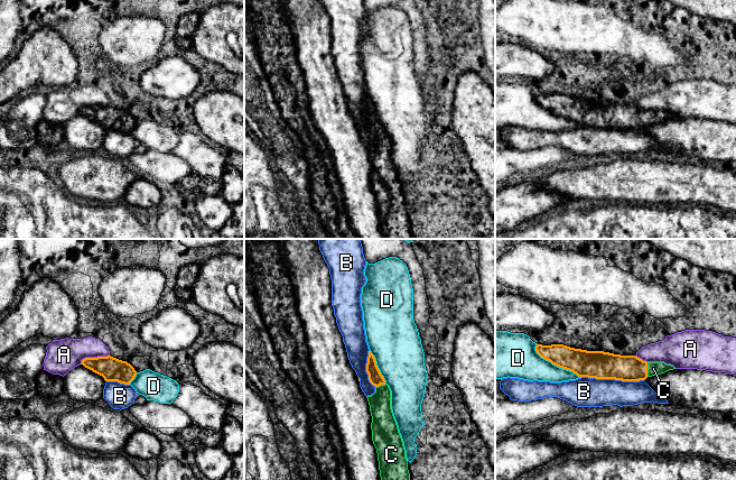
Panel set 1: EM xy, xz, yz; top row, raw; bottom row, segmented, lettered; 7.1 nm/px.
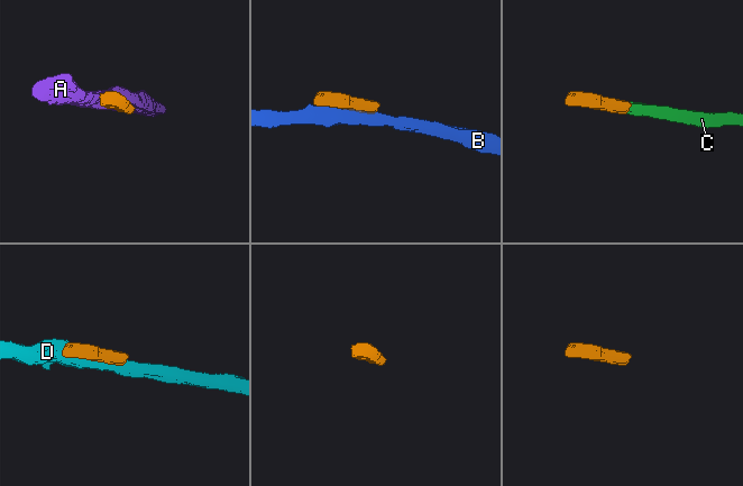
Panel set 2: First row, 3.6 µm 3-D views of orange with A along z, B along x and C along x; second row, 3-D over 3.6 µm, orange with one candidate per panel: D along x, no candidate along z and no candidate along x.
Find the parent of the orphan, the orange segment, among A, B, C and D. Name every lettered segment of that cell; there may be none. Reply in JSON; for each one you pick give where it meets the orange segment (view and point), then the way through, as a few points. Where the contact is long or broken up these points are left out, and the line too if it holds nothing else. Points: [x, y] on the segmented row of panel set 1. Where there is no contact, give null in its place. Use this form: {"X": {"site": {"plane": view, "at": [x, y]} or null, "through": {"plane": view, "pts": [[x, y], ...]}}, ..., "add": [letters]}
{"C": {"site": {"plane": "yz", "at": [646, 369]}, "through": {"plane": "yz", "pts": [[626, 368], [646, 369], [653, 368]]}}, "add": ["C"]}

